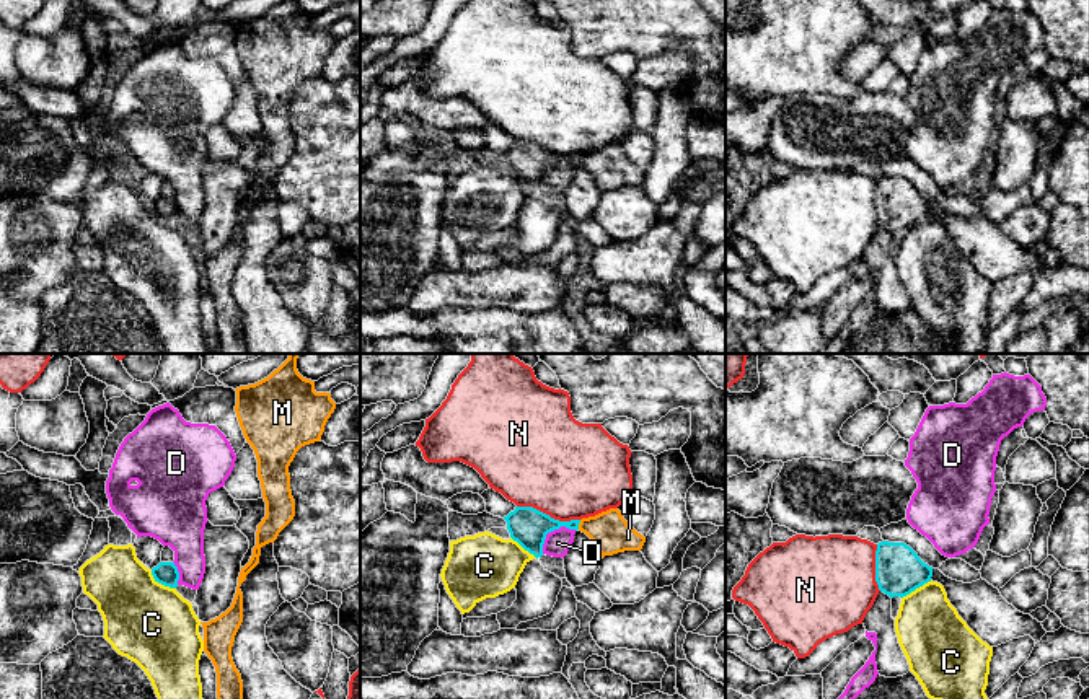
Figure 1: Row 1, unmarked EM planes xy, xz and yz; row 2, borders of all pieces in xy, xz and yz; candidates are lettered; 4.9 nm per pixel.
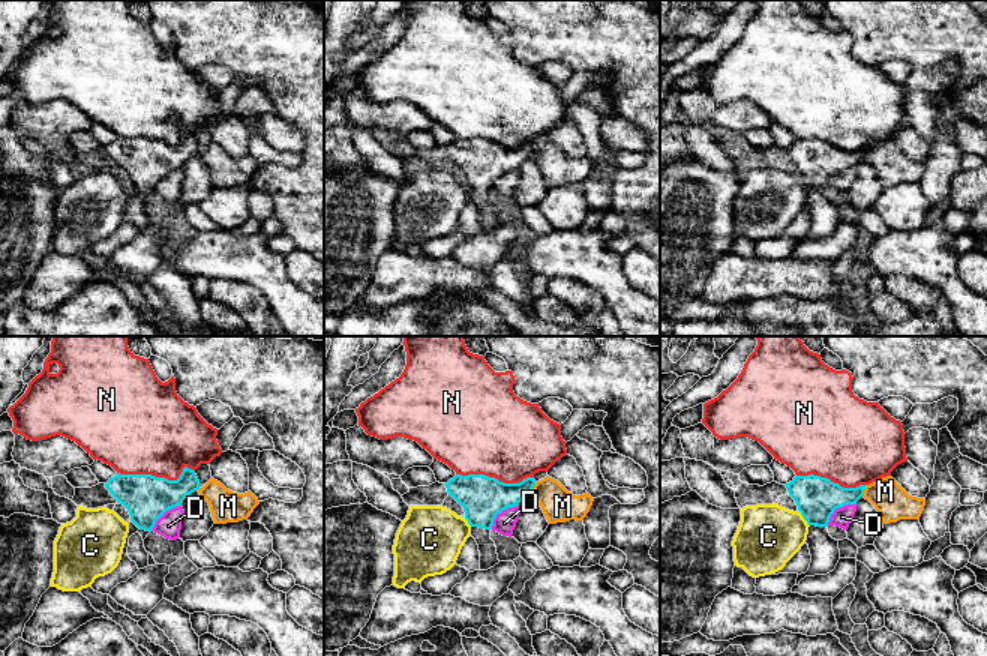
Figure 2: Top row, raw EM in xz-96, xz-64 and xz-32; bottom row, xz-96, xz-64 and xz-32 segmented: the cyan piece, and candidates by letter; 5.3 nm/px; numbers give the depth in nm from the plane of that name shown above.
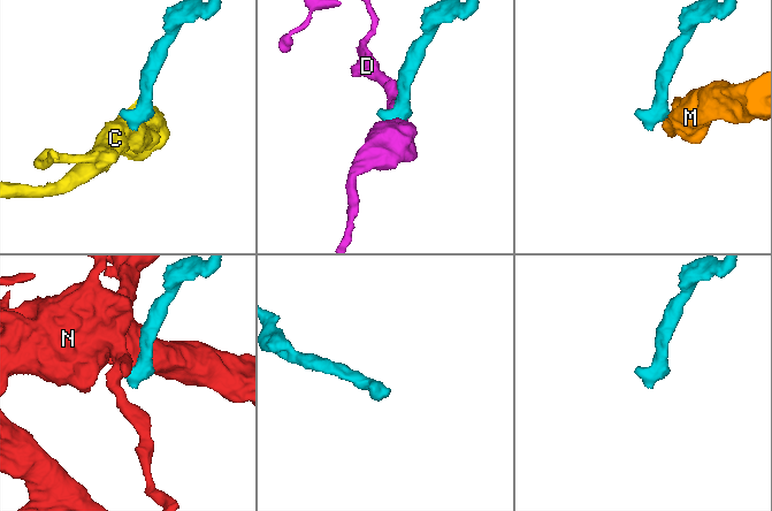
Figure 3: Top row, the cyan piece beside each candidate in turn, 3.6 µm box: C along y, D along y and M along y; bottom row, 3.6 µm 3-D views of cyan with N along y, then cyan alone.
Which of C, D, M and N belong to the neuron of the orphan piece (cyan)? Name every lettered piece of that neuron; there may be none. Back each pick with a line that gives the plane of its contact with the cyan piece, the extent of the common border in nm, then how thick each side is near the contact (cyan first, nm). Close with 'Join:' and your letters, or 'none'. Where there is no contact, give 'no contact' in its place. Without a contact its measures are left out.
Join: none

